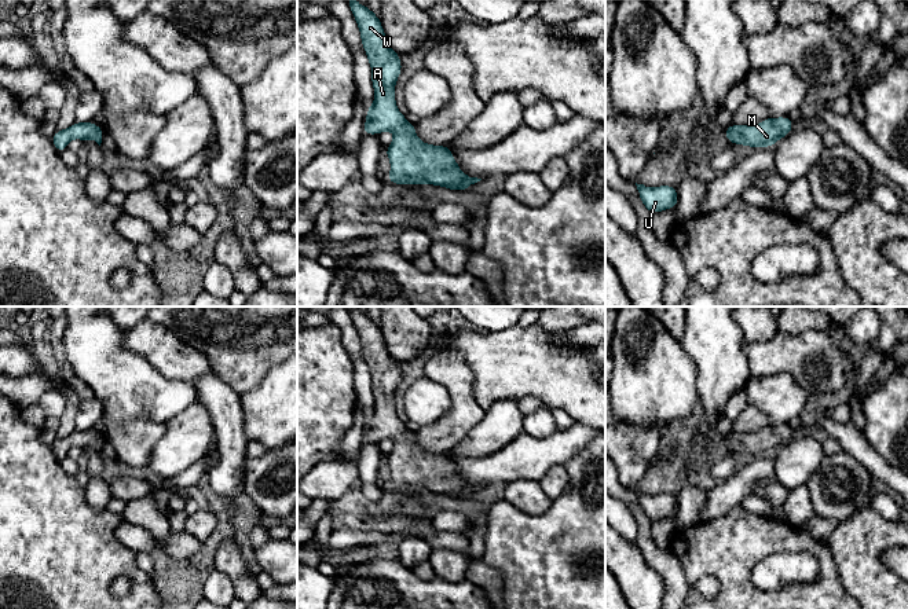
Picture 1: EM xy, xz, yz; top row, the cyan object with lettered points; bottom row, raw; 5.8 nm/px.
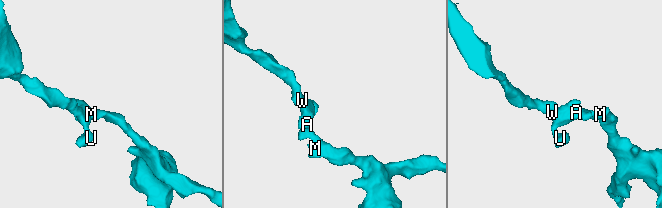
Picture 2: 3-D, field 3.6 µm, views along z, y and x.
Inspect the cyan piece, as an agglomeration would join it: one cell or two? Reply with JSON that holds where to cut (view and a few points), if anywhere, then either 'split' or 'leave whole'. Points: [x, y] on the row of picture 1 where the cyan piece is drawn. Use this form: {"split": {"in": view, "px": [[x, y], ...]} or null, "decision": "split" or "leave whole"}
{"split": null, "decision": "leave whole"}

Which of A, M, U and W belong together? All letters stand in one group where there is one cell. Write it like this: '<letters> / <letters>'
A M U W

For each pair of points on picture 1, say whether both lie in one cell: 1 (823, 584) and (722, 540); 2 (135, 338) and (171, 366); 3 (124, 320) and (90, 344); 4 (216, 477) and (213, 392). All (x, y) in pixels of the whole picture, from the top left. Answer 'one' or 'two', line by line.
1: one
2: one
3: two
4: one

